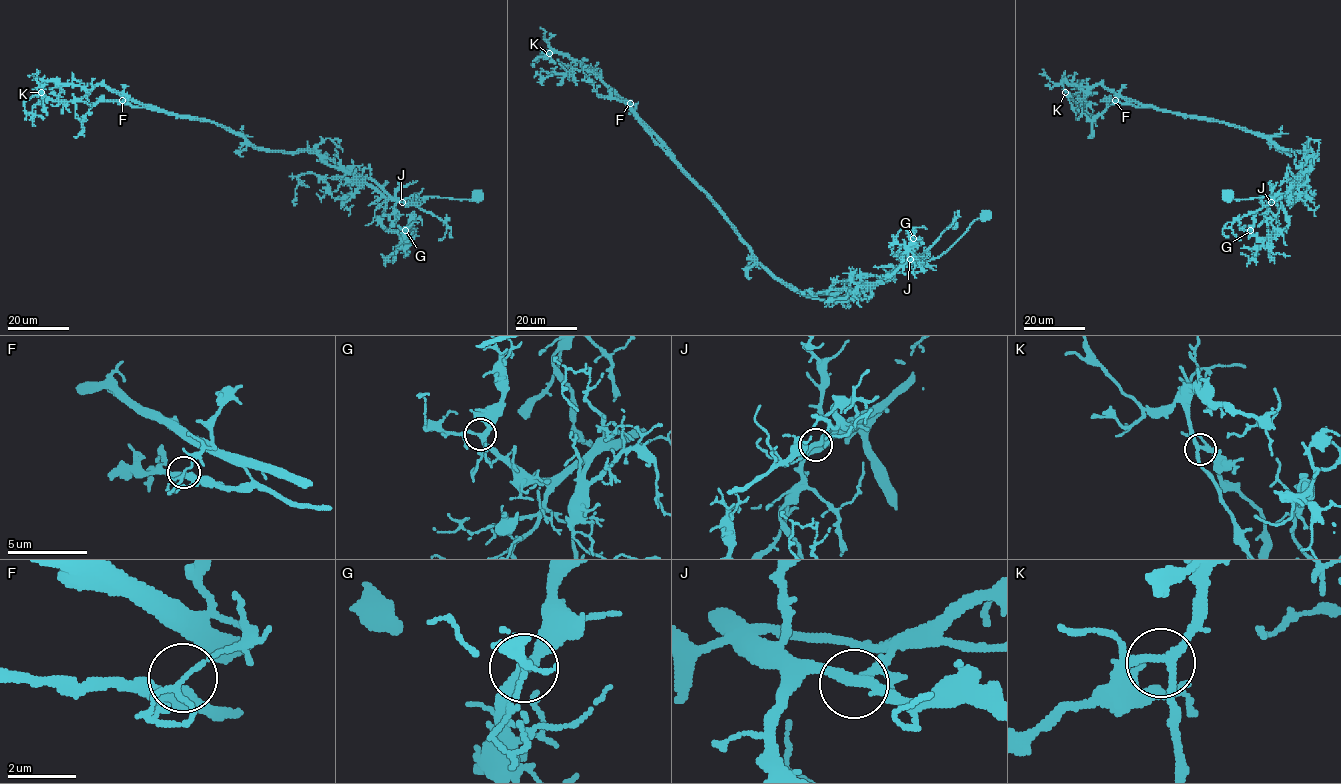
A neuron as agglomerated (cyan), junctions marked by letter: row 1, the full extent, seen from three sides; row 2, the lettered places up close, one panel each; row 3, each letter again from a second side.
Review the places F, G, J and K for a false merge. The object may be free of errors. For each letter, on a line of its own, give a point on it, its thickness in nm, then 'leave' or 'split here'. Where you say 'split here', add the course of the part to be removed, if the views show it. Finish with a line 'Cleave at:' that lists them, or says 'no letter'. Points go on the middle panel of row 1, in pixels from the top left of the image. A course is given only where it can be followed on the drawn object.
F: (630, 103) | 100 nm | split here | (630, 103), (758, 263), (812, 296), (884, 283), (955, 219), (946, 229)
G: (913, 238) | 280 nm | leave
J: (910, 259) | 240 nm | leave
K: (549, 53) | 200 nm | leave
Cleave at: F

